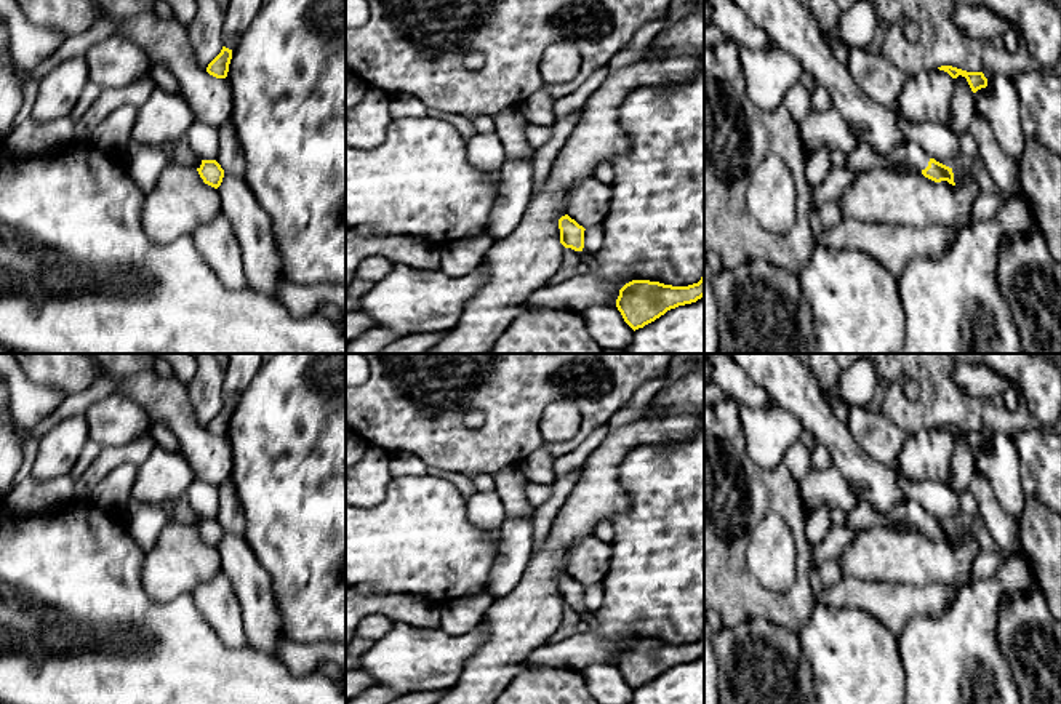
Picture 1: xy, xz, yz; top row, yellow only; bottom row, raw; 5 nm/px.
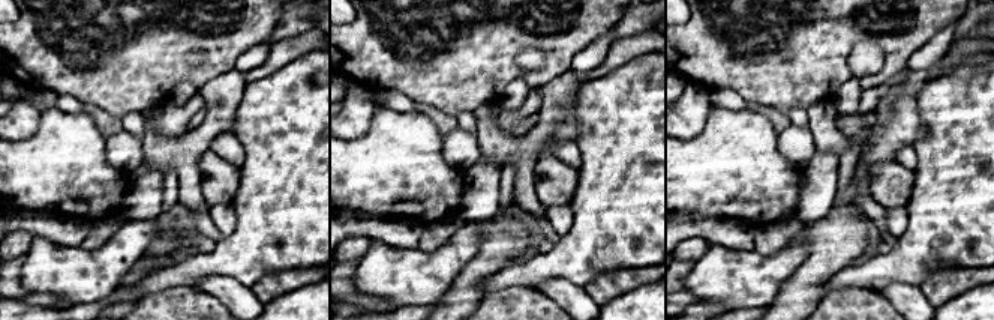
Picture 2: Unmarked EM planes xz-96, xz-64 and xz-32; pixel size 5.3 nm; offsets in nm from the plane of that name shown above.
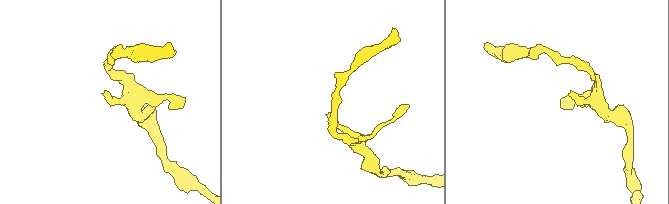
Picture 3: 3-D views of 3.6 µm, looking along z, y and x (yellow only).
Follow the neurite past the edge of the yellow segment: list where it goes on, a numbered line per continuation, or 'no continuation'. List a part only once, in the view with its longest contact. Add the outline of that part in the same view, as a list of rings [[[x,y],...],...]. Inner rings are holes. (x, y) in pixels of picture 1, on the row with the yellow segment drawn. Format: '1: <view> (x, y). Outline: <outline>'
1: yz (911, 157). Outline: [[[867,142],[847,149],[847,168],[859,173],[872,168],[920,173],[928,166],[930,155],[915,142],[898,146],[890,155],[879,155]]]

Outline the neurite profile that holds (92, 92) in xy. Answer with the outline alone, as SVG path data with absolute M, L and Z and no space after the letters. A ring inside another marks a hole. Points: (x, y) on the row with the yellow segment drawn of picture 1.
M88 82L69 117L77 122L88 110L88 107L98 99L99 94L101 88Z

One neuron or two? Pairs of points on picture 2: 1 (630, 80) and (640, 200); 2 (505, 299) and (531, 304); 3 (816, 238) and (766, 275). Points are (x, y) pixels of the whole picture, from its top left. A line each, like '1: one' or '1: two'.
1: one
2: one
3: two

